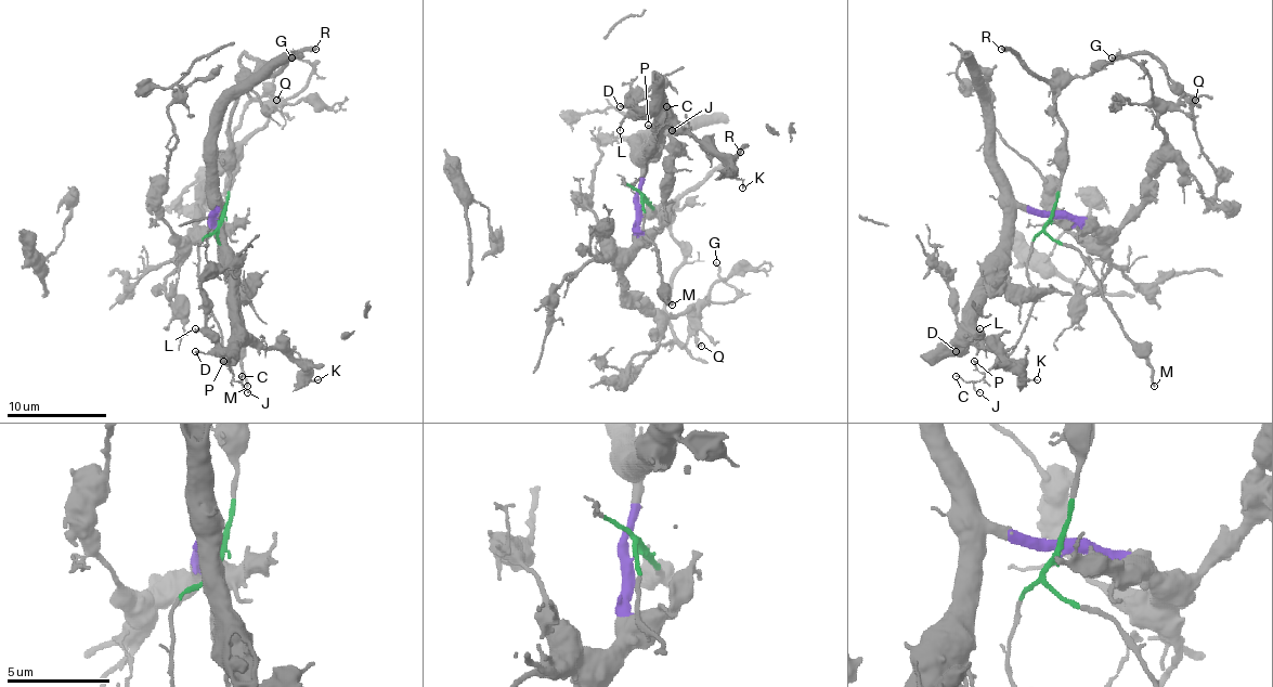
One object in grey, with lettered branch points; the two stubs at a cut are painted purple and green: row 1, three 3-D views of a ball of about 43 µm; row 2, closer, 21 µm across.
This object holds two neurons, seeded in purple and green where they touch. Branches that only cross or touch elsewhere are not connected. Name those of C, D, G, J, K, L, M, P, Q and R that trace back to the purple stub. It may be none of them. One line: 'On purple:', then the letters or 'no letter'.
On purple: D, G, K, L, Q

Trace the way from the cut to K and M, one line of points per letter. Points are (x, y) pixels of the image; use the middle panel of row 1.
K: (643, 204), (638, 198), (643, 166), (656, 135), (665, 126), (700, 139), (740, 179), (743, 189)
M: (643, 204), (643, 231), (656, 244), (660, 292), (673, 303)

